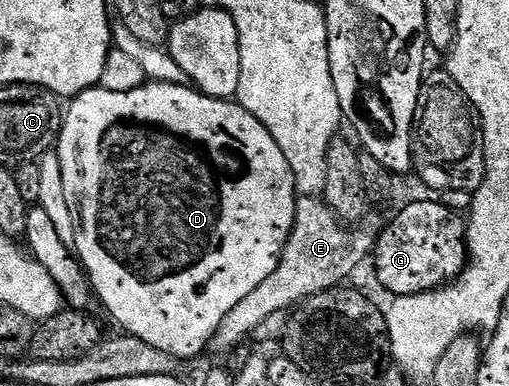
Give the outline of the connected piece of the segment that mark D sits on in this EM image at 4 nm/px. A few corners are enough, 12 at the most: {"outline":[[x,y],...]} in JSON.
{"outline":[[97,87],[62,187],[95,300],[184,363],[296,177],[235,100]]}

